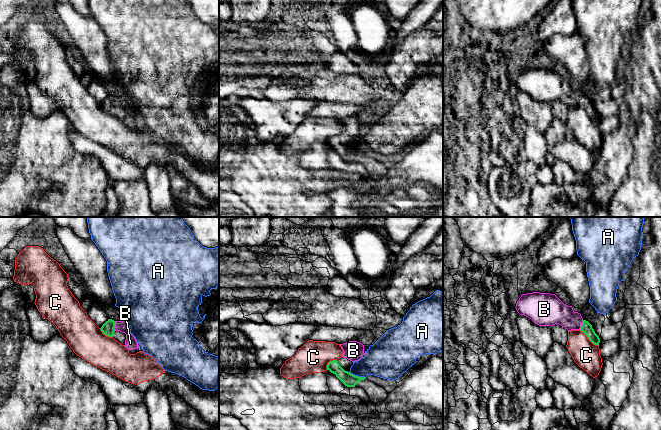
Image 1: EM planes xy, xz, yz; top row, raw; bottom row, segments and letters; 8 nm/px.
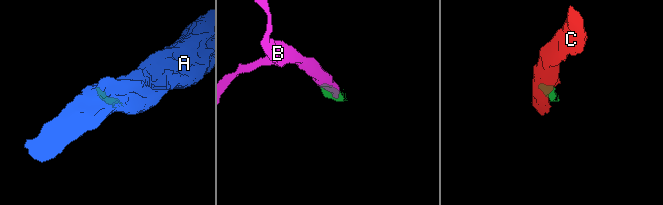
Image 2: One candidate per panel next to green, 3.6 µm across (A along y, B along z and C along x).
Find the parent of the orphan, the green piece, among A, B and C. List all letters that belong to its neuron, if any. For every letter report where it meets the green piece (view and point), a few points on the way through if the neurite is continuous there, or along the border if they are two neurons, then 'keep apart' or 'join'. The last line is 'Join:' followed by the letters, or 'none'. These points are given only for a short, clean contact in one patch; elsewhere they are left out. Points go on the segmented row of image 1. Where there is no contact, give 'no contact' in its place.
A: meets green in xz at (357, 376); border along xz (349, 371), (365, 378); keep apart
B: meets green in xy at (114, 326); runs through xy (107, 328), (114, 326), (128, 334), (130, 343); join
C: meets green in yz at (589, 339); border along yz (579, 330), (598, 346); keep apart
Join: B

